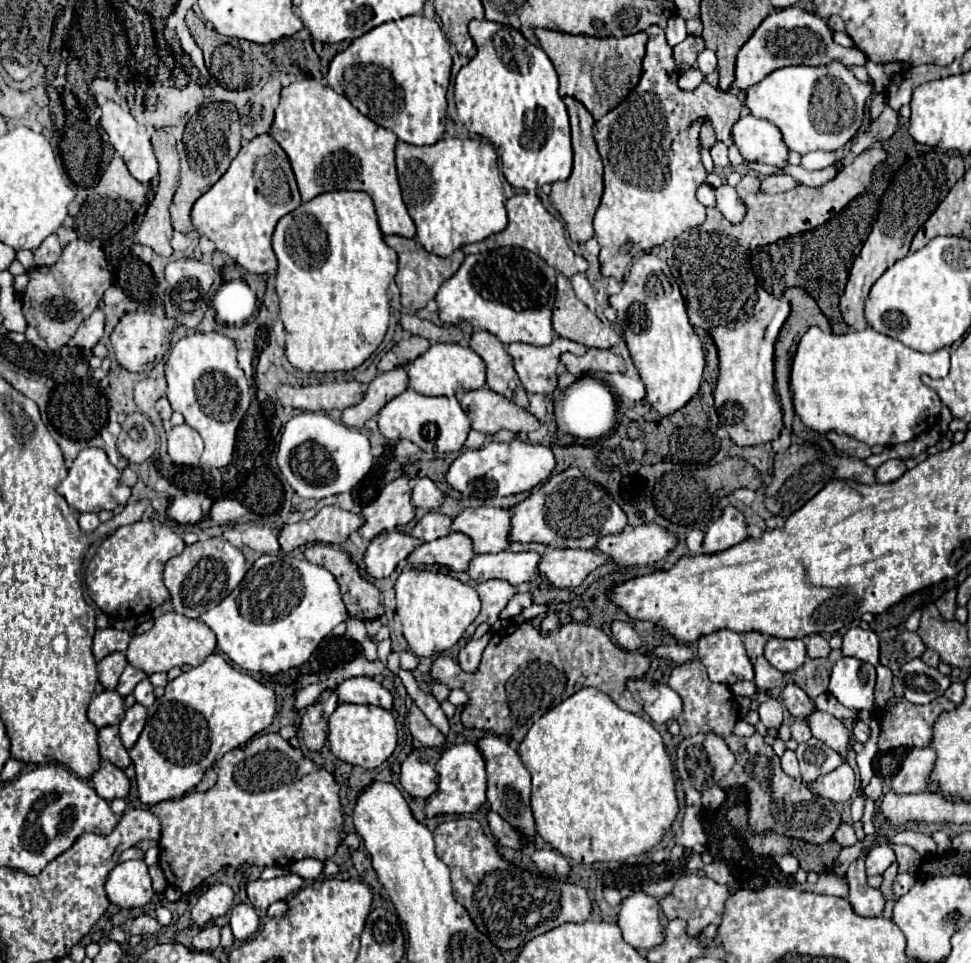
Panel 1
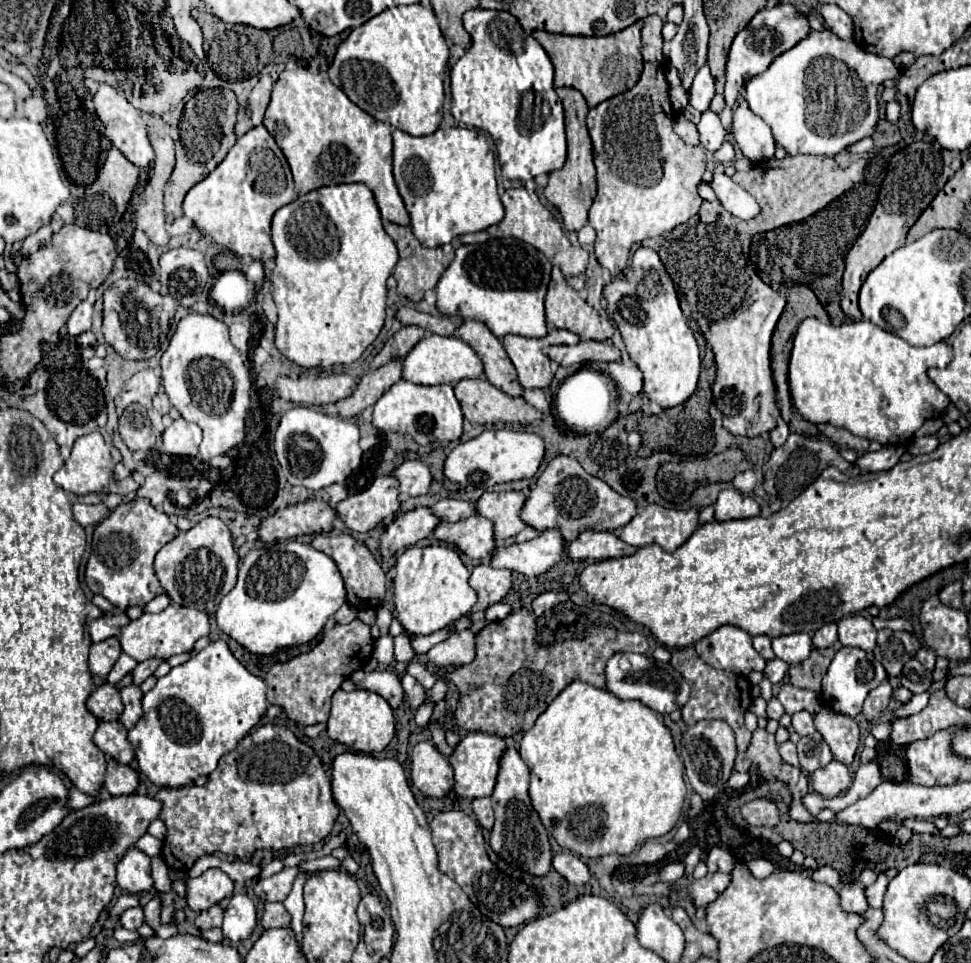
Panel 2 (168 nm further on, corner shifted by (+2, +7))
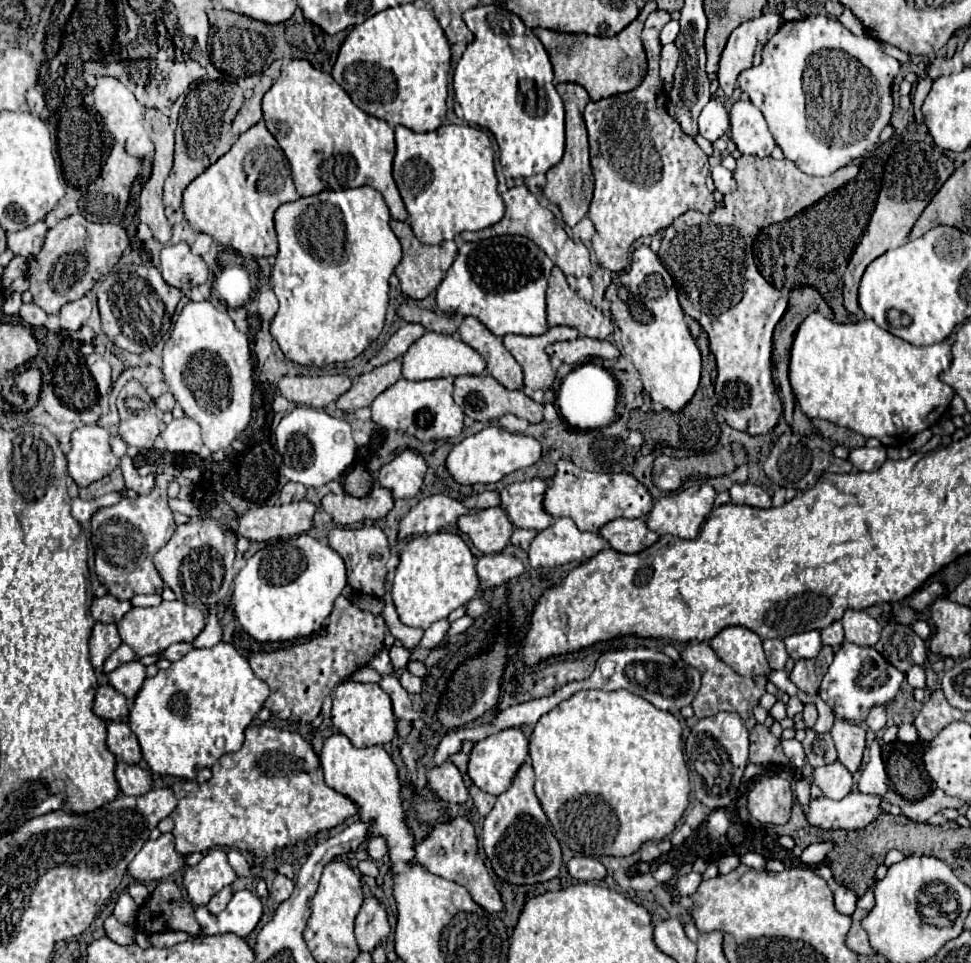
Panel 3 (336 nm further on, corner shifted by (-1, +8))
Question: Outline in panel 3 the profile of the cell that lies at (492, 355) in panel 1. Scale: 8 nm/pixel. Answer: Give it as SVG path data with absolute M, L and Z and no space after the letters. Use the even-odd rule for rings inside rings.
M465 317L459 327L461 341L471 345L487 363L487 371L503 387L523 389L523 373L513 355L503 347L503 339L493 335L477 317Z

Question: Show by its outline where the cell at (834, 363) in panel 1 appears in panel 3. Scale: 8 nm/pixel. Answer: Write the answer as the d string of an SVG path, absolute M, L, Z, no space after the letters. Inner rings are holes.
M811 313L797 329L789 379L809 419L825 419L863 437L875 437L885 447L901 447L947 413L955 393L939 375L949 365L951 345L945 341L915 347L881 329L873 319L841 325Z

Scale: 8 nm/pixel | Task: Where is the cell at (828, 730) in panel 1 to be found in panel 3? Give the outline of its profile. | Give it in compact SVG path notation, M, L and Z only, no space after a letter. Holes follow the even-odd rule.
M835 721L831 727L831 737L835 741L839 761L855 773L861 765L861 757L865 751L865 729L853 721Z

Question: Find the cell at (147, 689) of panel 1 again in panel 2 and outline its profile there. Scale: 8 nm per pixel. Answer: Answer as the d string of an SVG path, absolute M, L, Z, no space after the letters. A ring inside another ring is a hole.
M150 658L150 660L140 662L140 664L134 668L134 684L142 684L142 680L146 680L148 676L152 676L154 670L156 670L162 662L164 662L164 660L160 660L160 658Z

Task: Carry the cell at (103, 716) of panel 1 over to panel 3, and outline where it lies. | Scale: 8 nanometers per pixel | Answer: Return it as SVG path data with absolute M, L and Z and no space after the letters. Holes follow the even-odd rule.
M103 685L95 693L93 713L105 721L127 721L129 707L125 695L111 685Z

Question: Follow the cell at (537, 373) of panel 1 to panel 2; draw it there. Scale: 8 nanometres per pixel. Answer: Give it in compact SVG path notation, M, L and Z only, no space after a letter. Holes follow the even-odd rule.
M552 330L544 338L524 338L524 336L504 336L502 344L506 354L518 372L518 382L522 388L548 388L552 382L550 358L542 352L544 346L552 344L578 344L580 338L568 330Z

